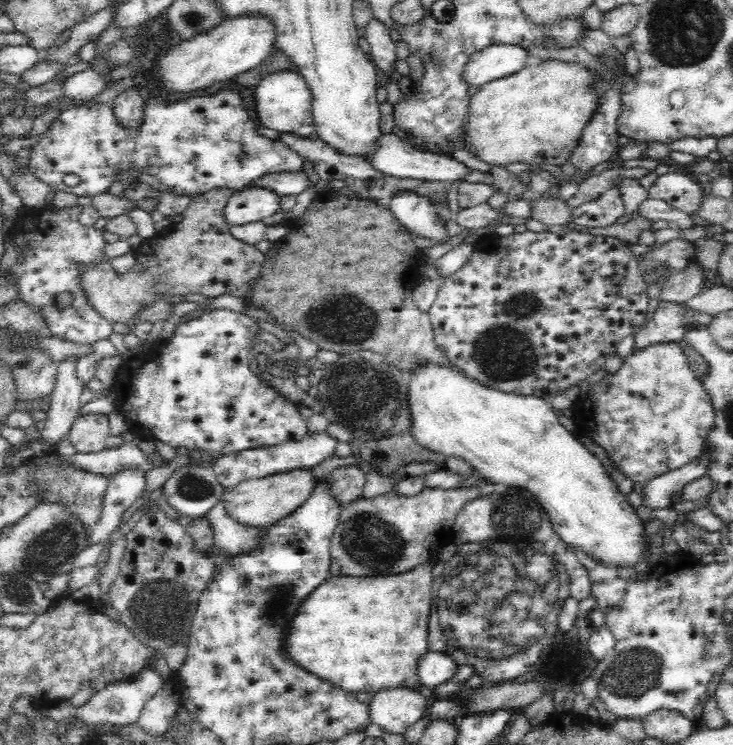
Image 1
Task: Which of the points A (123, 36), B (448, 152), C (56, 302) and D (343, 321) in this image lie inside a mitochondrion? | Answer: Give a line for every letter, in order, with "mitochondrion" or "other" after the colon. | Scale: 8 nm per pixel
A: other
B: other
C: other
D: mitochondrion

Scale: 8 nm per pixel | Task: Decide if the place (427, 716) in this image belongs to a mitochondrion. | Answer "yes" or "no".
no

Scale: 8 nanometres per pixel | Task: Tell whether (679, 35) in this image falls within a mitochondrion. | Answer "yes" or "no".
yes

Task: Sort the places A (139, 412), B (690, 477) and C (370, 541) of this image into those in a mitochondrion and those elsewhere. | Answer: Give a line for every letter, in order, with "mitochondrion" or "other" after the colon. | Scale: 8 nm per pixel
A: other
B: other
C: mitochondrion

